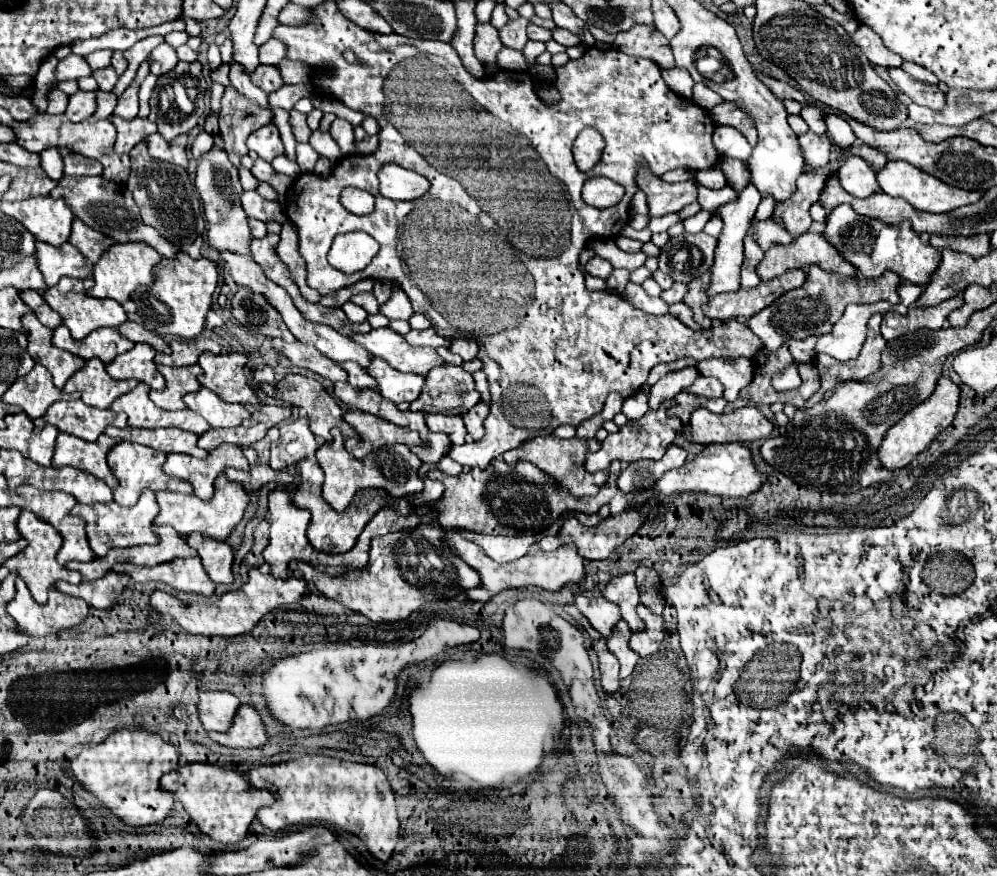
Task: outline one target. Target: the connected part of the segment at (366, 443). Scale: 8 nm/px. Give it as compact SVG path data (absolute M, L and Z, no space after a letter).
M359 410L345 412L345 422L359 432L359 440L357 438L345 440L347 452L355 458L365 458L371 450L385 444L407 444L407 446L423 444L417 432L399 428L397 424L391 424L389 420L371 416L367 412L359 412Z

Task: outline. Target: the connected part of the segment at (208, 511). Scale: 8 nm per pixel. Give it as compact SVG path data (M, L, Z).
M221 474L215 480L215 494L207 502L203 502L195 496L175 494L175 492L155 492L155 498L157 498L157 504L159 504L159 516L155 516L155 524L173 526L183 536L191 534L191 532L201 532L201 534L211 536L215 540L225 540L229 536L229 532L241 520L243 510L249 502L245 488L239 482L227 480L225 474Z

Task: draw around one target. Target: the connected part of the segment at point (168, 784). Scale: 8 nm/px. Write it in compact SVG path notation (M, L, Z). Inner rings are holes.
M183 764L175 772L163 774L161 788L175 792L191 820L201 828L201 832L221 844L237 844L239 840L243 840L257 810L273 804L271 792L251 786L243 774L217 764Z

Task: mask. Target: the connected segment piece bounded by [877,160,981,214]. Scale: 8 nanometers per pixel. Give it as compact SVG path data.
M897 160L897 162L887 162L885 168L881 168L877 172L877 182L879 182L879 188L889 194L889 196L901 196L905 198L913 208L919 208L923 212L935 212L935 214L941 214L941 212L951 212L959 206L967 206L967 204L973 204L981 198L979 192L971 192L971 190L961 190L961 188L955 188L955 186L949 186L925 172L921 172L919 168L903 162L903 160Z

